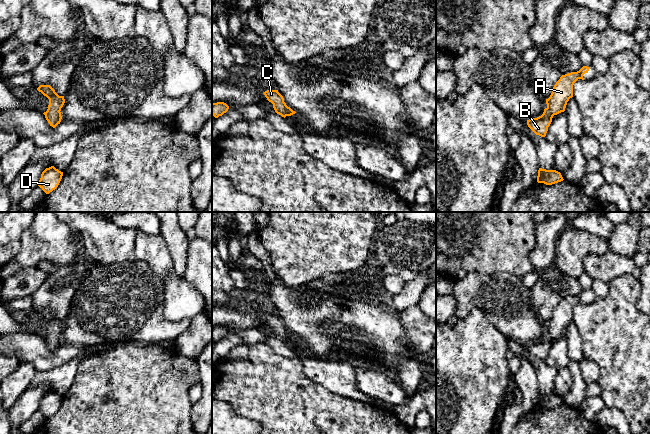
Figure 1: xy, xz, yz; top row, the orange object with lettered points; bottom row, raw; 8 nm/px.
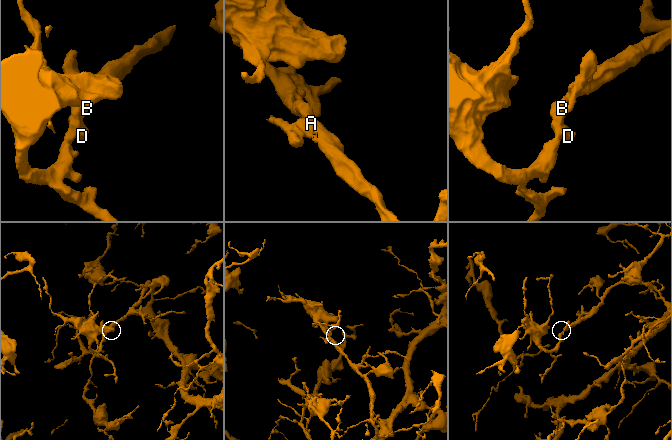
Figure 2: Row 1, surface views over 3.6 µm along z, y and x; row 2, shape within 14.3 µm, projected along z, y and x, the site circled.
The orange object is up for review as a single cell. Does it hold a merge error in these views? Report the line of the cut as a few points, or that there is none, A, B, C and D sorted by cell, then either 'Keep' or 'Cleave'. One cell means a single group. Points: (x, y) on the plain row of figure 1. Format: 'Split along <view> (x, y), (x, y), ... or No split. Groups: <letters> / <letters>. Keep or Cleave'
No split. Groups: A B C D. Keep

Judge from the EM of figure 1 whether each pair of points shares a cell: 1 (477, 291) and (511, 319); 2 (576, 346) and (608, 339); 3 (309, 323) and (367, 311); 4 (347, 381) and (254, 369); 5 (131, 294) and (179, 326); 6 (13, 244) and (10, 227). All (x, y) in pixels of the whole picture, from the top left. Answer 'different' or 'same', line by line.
1: same
2: different
3: same
4: different
5: same
6: same

